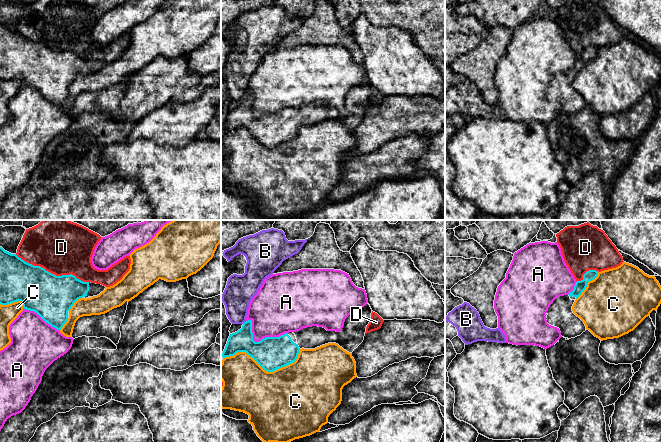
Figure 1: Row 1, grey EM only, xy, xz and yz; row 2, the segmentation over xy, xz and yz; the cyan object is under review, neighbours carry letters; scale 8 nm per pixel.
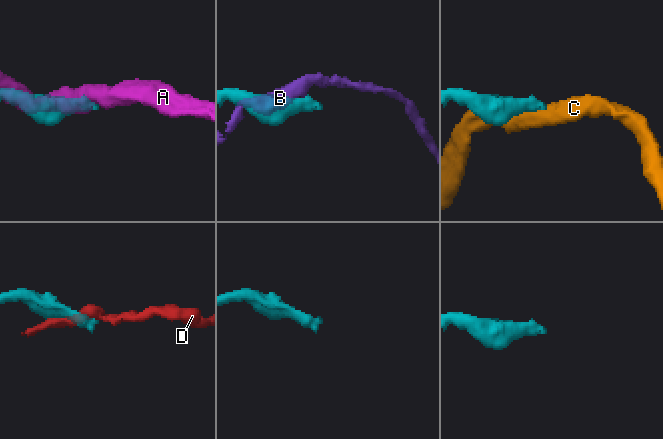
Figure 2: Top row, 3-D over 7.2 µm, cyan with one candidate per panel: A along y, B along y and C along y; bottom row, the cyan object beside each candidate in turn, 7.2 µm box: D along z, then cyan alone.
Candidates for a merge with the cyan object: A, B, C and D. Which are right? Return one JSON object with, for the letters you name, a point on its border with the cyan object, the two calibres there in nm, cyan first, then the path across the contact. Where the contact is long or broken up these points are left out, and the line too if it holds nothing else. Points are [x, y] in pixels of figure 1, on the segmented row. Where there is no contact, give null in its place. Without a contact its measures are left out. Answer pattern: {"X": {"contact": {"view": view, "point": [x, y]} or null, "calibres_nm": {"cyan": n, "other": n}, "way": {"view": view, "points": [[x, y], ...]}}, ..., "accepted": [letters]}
{"accepted": []}

